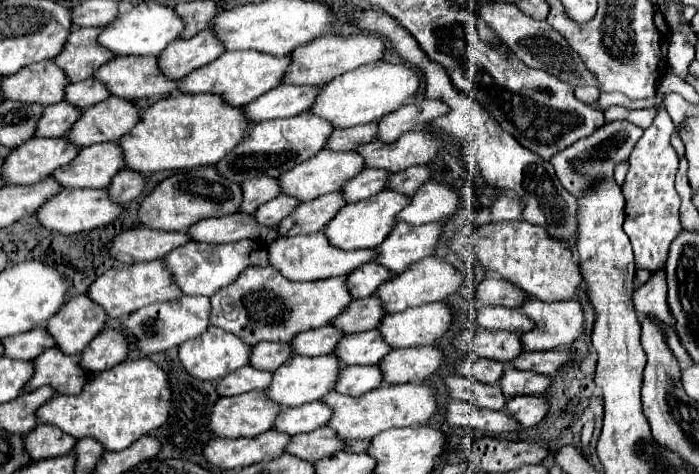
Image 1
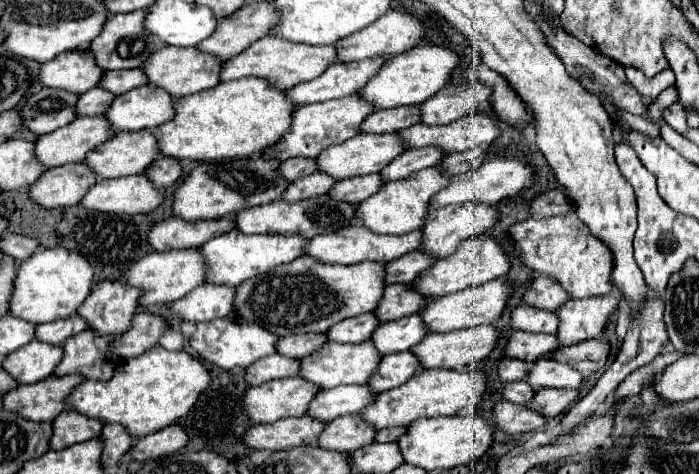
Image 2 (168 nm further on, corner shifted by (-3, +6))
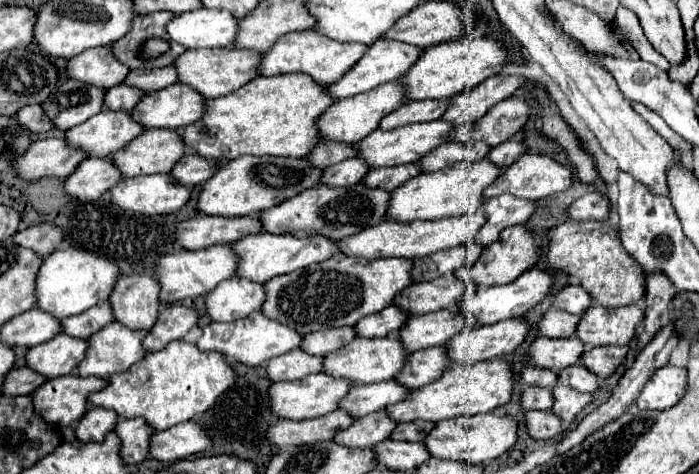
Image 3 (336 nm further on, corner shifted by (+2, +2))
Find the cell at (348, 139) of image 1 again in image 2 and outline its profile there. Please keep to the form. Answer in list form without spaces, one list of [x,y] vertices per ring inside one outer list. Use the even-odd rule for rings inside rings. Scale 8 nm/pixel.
[[[419,105],[379,109],[371,117],[365,119],[363,131],[365,133],[395,133],[395,131],[407,129],[419,121],[421,121],[421,107]]]

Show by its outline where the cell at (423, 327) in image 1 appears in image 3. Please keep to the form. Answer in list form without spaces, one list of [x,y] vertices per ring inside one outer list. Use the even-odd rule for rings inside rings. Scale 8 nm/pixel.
[[[528,269],[526,273],[522,273],[516,281],[506,283],[506,285],[490,285],[490,287],[480,287],[476,289],[476,293],[466,295],[458,307],[456,313],[460,317],[474,317],[476,325],[494,325],[498,321],[504,319],[512,319],[512,317],[522,317],[524,313],[528,313],[536,303],[540,303],[544,299],[544,295],[550,291],[552,287],[552,277],[540,269]]]

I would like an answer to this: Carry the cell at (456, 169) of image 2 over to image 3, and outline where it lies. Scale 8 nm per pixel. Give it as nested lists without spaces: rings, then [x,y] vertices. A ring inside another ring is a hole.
[[[510,139],[510,141],[504,141],[502,145],[496,145],[488,151],[488,159],[496,165],[496,167],[506,167],[506,165],[512,165],[522,153],[524,153],[524,145],[518,141],[518,139]]]

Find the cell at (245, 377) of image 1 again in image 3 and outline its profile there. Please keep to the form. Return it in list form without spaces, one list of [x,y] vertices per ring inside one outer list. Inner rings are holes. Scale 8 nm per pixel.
[[[294,349],[290,353],[284,353],[280,357],[274,357],[268,361],[266,377],[268,381],[296,381],[310,373],[322,371],[322,357],[312,357],[302,353],[300,349]]]

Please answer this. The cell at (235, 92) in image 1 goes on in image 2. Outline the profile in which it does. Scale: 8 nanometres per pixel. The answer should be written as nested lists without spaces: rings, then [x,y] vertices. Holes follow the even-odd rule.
[[[269,35],[269,37],[255,41],[241,55],[227,59],[223,73],[221,73],[221,81],[233,81],[233,79],[253,75],[253,77],[267,77],[271,85],[275,85],[277,89],[291,89],[297,83],[319,77],[335,61],[337,61],[335,45],[303,45],[303,43],[293,43],[281,37]]]

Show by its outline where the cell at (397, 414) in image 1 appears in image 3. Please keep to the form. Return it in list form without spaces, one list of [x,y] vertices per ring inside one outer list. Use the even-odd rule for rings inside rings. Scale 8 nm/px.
[[[490,359],[480,361],[474,365],[452,365],[448,367],[438,381],[432,381],[430,385],[412,389],[406,399],[388,405],[386,413],[390,413],[390,419],[394,423],[410,423],[416,419],[422,421],[442,421],[452,419],[460,415],[478,415],[488,413],[494,407],[506,405],[512,395],[512,371],[510,365],[502,359]]]

